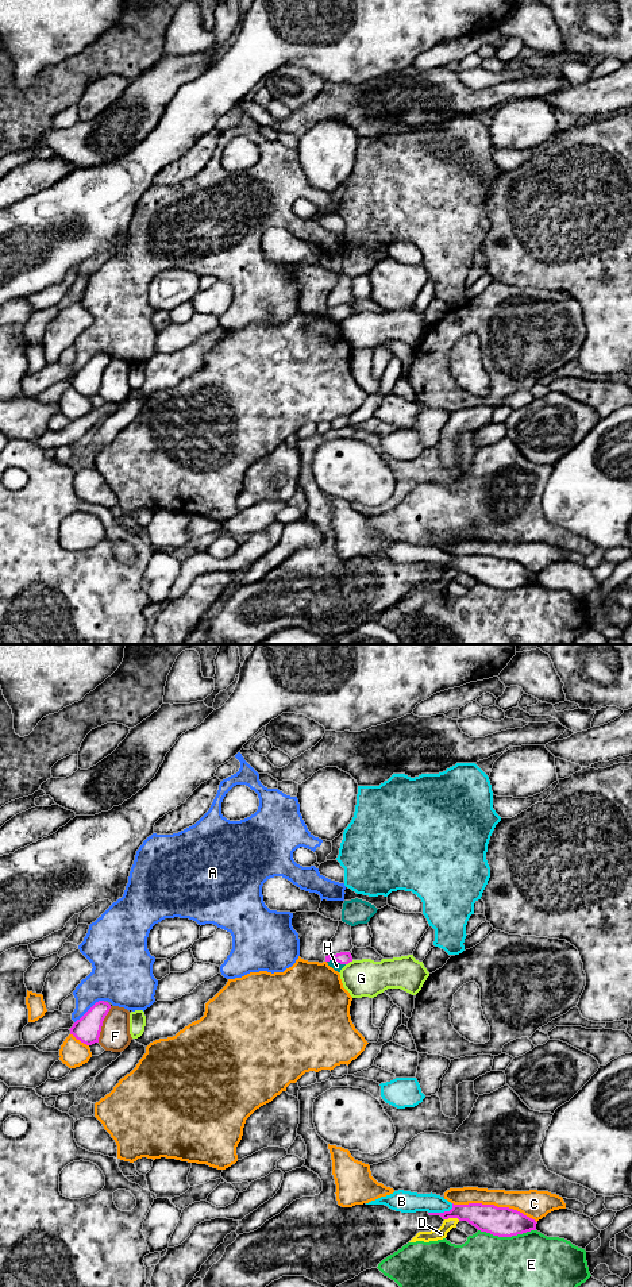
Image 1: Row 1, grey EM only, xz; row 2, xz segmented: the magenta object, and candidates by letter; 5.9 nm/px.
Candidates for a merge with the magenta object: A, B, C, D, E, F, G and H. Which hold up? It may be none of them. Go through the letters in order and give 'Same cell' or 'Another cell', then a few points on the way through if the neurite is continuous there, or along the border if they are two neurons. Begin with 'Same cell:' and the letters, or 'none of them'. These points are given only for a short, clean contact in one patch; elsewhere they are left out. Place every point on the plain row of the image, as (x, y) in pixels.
Same cell: H
A: Another cell
B: Another cell
C: Another cell
D: Another cell
E: Another cell
F: Another cell
G: Another cell. Boundary: xz (353, 312), (346, 316)
H: Same cell. Path across: xz (343, 309), (336, 312), (336, 318)

